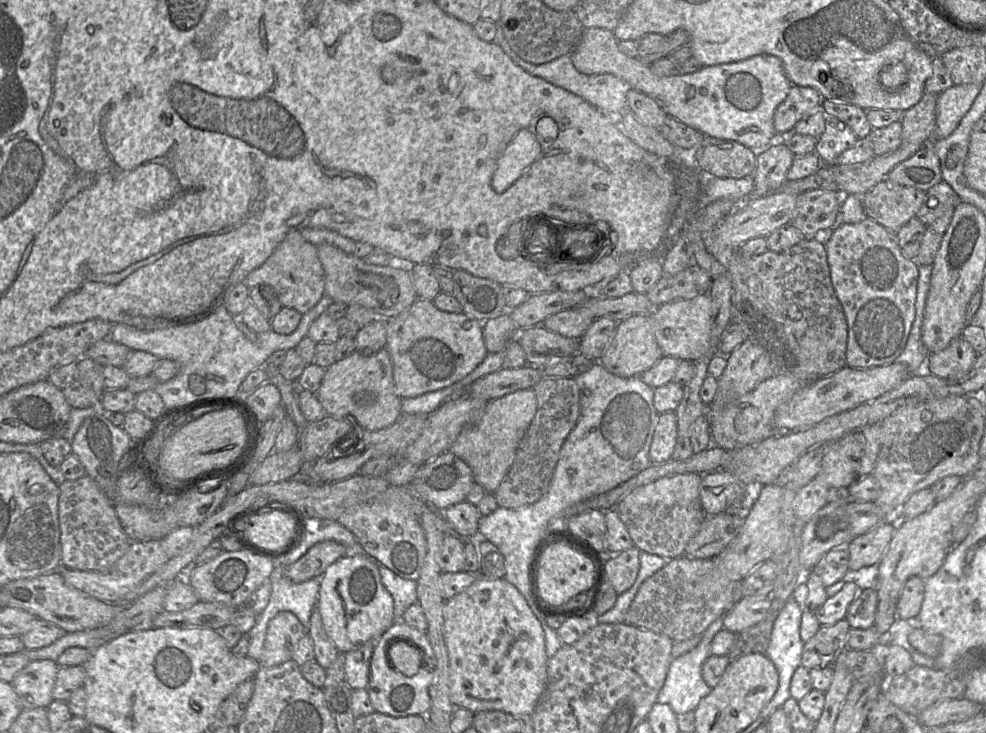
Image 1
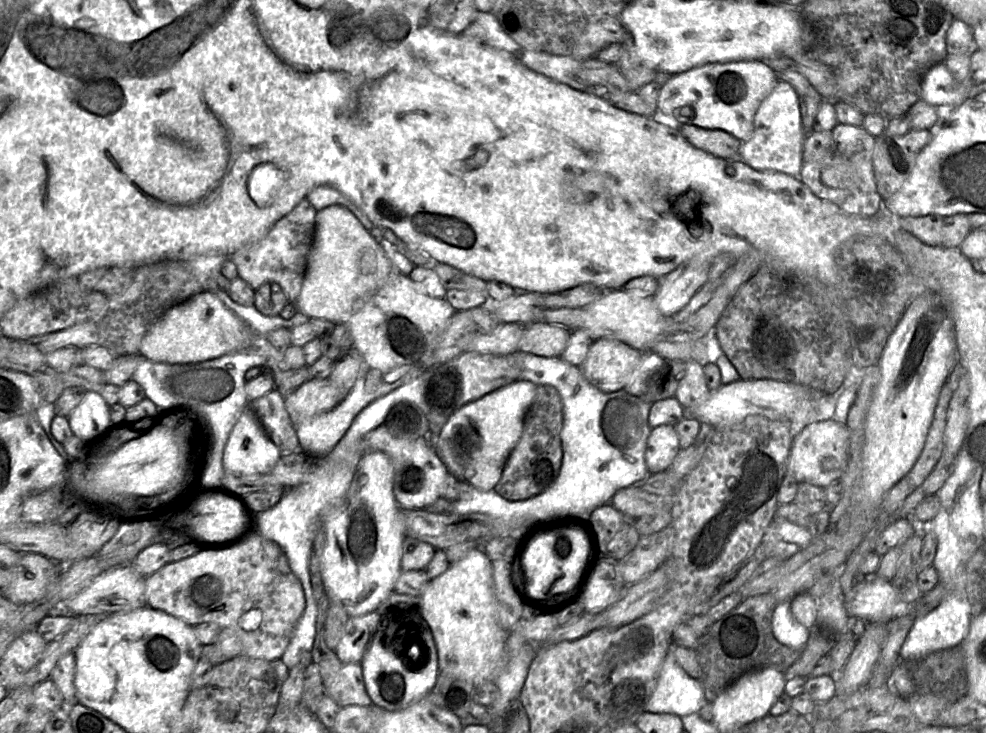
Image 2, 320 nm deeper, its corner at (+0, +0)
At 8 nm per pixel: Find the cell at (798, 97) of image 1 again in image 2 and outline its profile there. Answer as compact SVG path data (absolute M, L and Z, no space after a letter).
M779 80L771 93L760 103L754 116L752 136L741 143L740 158L757 170L776 171L798 177L803 164L805 137L799 96L790 84Z

